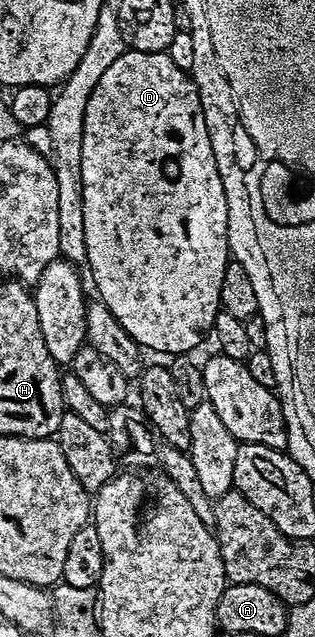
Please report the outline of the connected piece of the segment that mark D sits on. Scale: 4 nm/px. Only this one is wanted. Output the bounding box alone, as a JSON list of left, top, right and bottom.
[82,49,232,357]

